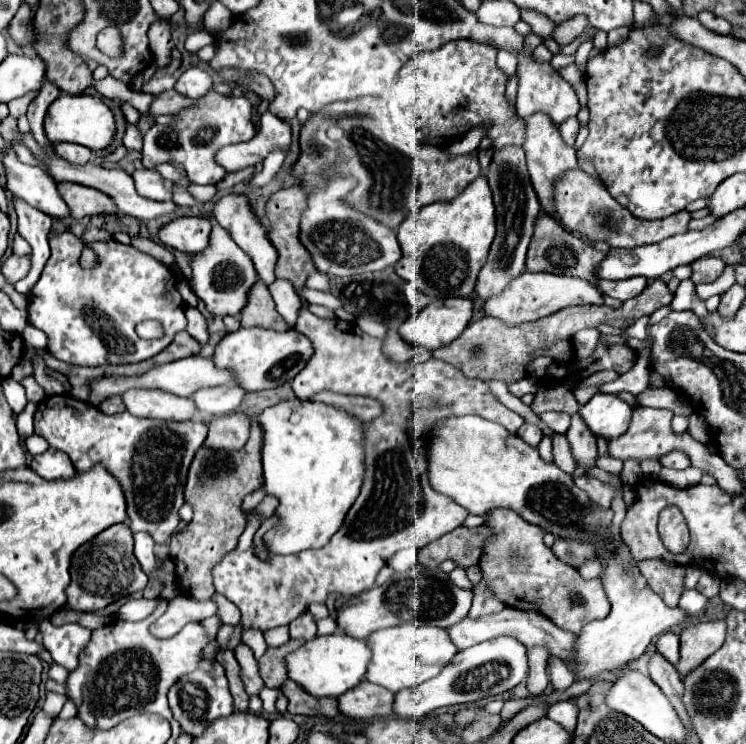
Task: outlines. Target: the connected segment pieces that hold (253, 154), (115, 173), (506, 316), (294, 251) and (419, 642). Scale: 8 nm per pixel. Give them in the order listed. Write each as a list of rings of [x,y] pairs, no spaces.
[[[265,111],[261,117],[261,127],[257,135],[247,143],[237,143],[223,147],[217,153],[217,163],[225,171],[239,171],[245,167],[259,167],[273,149],[287,151],[291,145],[289,123],[277,119],[273,113]]]
[[[53,151],[49,153],[49,163],[47,163],[51,175],[55,177],[55,181],[71,181],[71,183],[79,183],[79,185],[85,185],[85,187],[93,187],[105,195],[109,195],[117,207],[119,207],[119,213],[123,215],[131,215],[139,221],[151,221],[151,219],[157,219],[161,215],[169,215],[169,213],[175,213],[177,211],[177,205],[173,201],[167,201],[167,203],[159,203],[159,201],[149,201],[145,197],[141,197],[137,191],[135,191],[135,185],[133,185],[133,179],[129,173],[125,173],[123,169],[119,167],[113,167],[113,169],[107,169],[107,167],[95,167],[95,165],[73,165],[73,163],[67,163],[63,159],[59,159]]]
[[[529,273],[515,277],[509,287],[491,299],[485,301],[483,311],[485,315],[499,317],[507,325],[521,325],[525,321],[535,321],[539,317],[547,317],[559,309],[573,307],[573,305],[603,305],[603,295],[597,287],[585,279],[569,277],[569,275],[553,275],[553,273]]]
[[[297,185],[297,187],[279,189],[265,203],[265,217],[267,217],[267,223],[269,223],[267,237],[273,243],[273,247],[277,249],[277,253],[279,253],[275,275],[281,277],[281,279],[291,281],[295,285],[295,289],[301,289],[305,285],[305,279],[309,277],[309,273],[315,271],[315,265],[313,265],[307,249],[297,239],[297,235],[299,235],[299,229],[297,229],[299,227],[299,215],[305,209],[305,199],[307,199],[305,191]]]
[[[413,623],[375,631],[373,635],[369,635],[367,643],[373,651],[373,659],[369,663],[365,679],[371,683],[381,683],[381,687],[393,693],[437,677],[457,653],[457,647],[453,647],[447,629],[431,625],[413,625]]]

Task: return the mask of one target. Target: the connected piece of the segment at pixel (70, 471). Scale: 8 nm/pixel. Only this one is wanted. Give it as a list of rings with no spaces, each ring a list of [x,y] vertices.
[[[47,449],[45,453],[33,457],[31,467],[35,467],[35,473],[39,473],[47,481],[71,479],[77,473],[71,459],[57,449]]]

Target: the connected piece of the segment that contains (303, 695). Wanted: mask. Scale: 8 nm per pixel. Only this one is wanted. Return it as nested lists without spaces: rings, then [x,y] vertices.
[[[287,679],[285,685],[281,687],[283,695],[289,699],[289,713],[293,715],[325,715],[325,717],[335,717],[339,713],[337,709],[337,699],[333,697],[313,697],[299,683],[293,679]]]

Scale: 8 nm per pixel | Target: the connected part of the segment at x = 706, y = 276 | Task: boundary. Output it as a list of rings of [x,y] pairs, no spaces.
[[[703,257],[703,259],[697,259],[691,263],[691,281],[697,285],[697,283],[713,283],[725,269],[725,263],[717,257]]]

